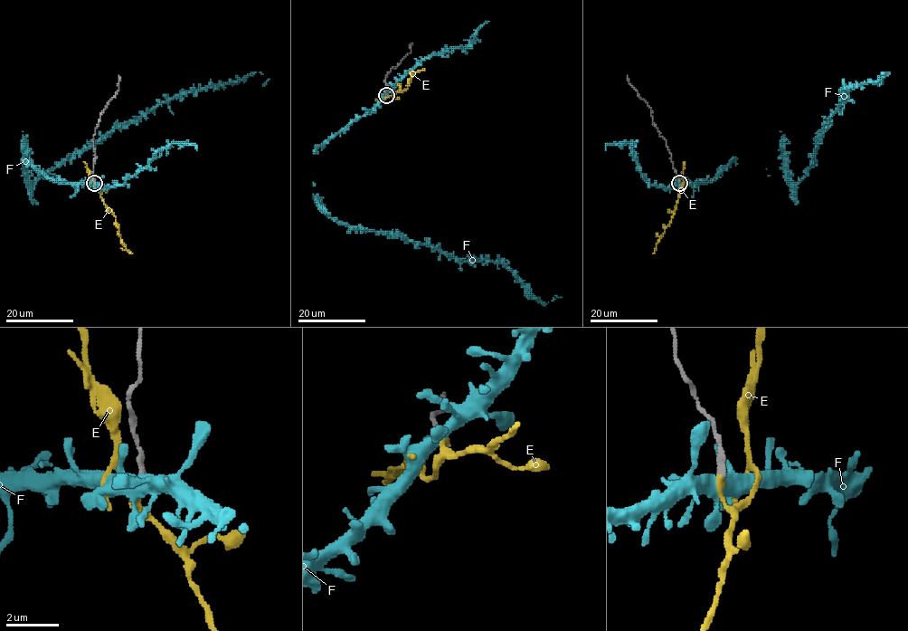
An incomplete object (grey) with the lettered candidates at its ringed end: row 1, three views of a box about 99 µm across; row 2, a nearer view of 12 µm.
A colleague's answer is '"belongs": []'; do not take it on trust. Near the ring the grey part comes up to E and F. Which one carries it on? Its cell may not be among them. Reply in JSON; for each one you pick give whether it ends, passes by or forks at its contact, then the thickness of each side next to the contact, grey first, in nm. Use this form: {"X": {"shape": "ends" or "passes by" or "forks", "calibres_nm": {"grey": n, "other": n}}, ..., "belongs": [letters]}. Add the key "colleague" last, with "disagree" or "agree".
{"belongs": [], "colleague": "agree"}

